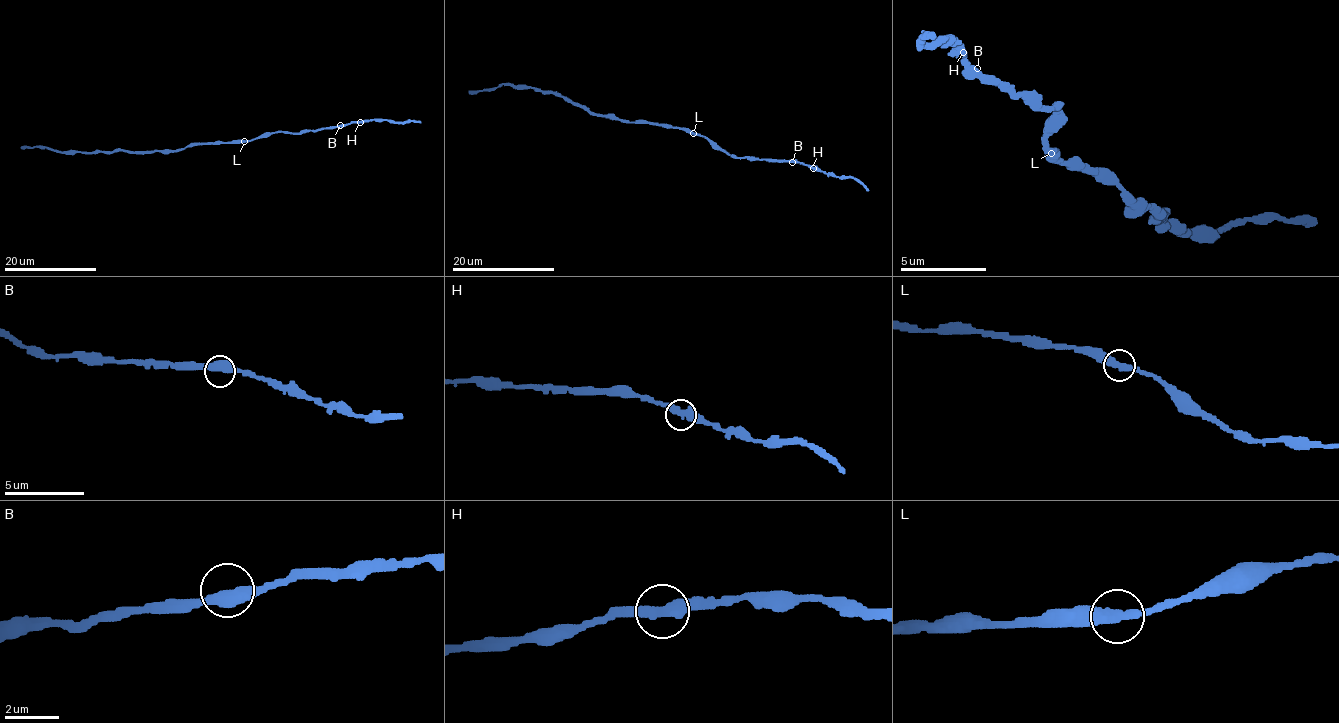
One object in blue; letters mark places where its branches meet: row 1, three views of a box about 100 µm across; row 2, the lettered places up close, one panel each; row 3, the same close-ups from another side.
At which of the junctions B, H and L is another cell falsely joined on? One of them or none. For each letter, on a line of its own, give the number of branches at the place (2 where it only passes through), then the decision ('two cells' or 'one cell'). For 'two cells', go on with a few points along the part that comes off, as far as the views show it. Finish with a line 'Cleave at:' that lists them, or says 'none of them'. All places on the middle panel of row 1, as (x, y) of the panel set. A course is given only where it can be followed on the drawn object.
B: 2 branches meet; one cell
H: 2 branches meet; one cell
L: 2 branches meet; one cell
Cleave at: none of them

